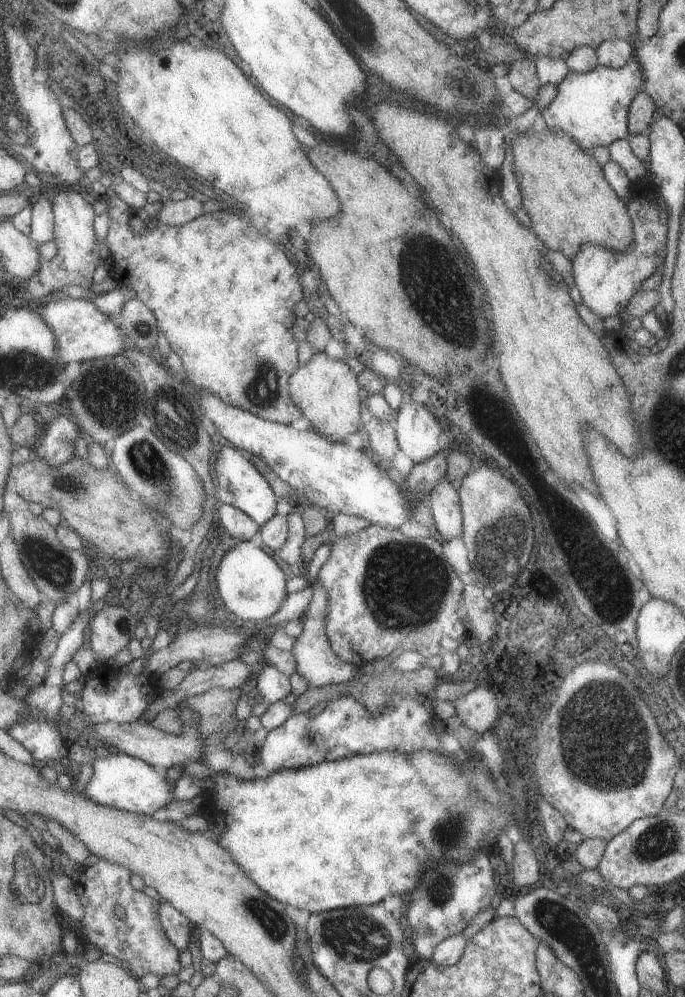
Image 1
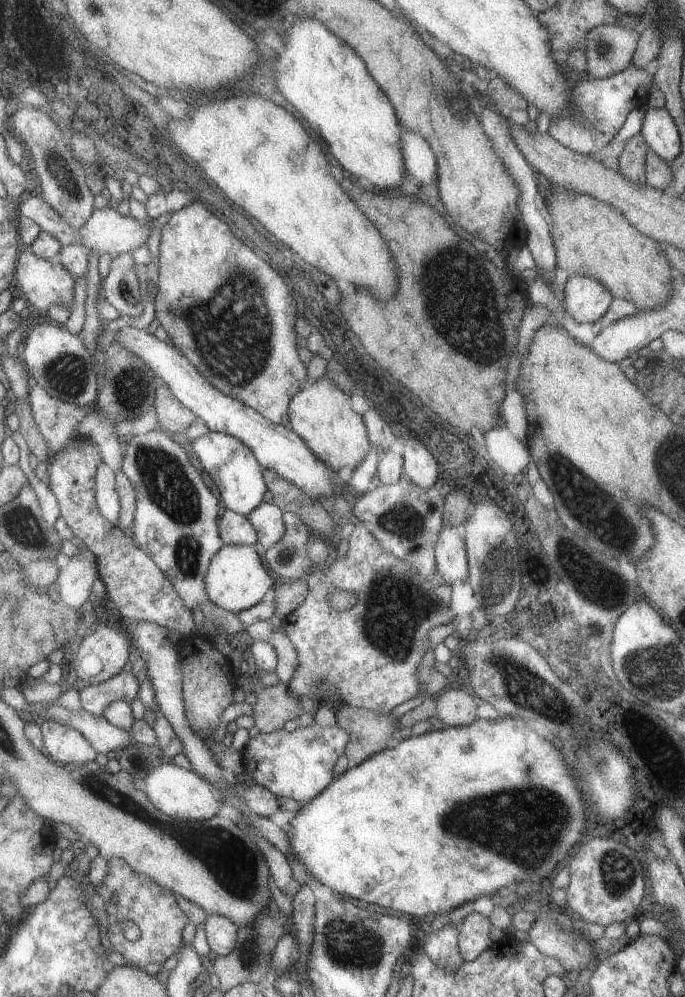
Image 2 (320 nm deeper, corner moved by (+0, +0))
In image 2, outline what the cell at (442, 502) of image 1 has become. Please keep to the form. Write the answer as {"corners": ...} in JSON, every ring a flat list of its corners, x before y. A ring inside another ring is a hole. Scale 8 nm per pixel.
{"corners":[[442,525,434,546,434,559,439,578,451,586,468,578,466,550,458,528]]}

